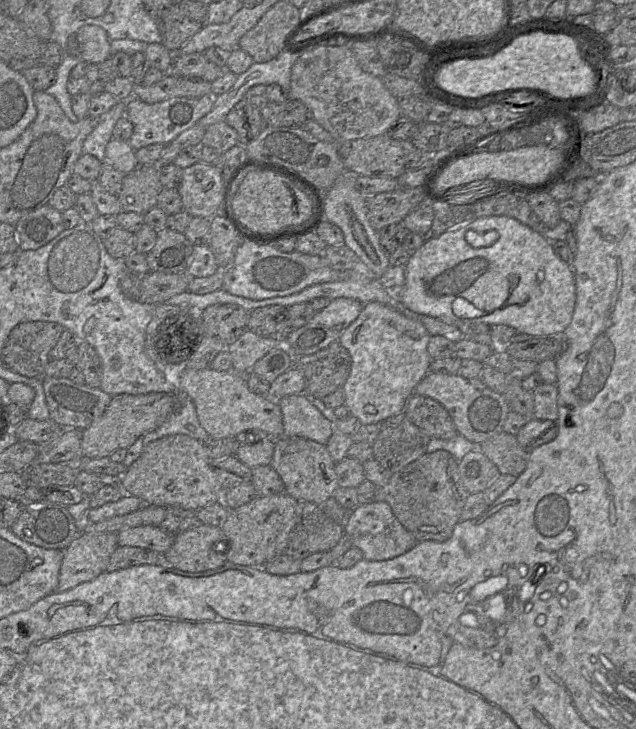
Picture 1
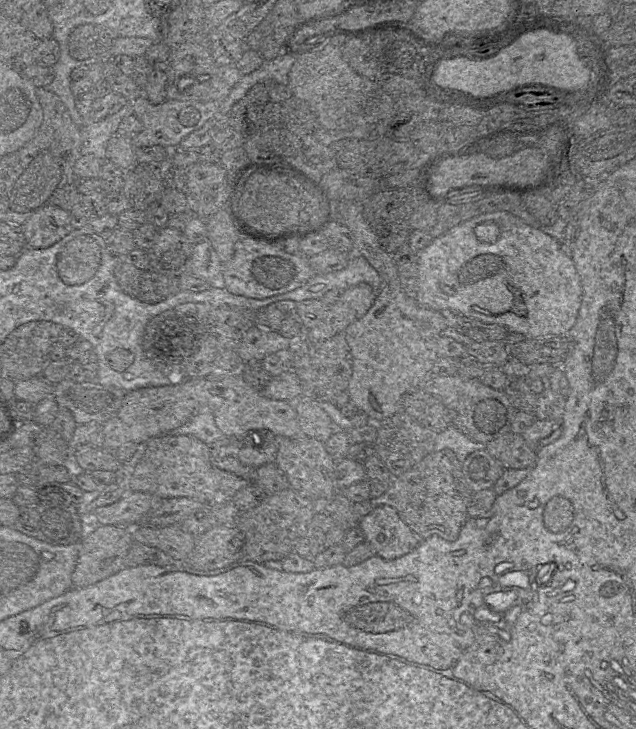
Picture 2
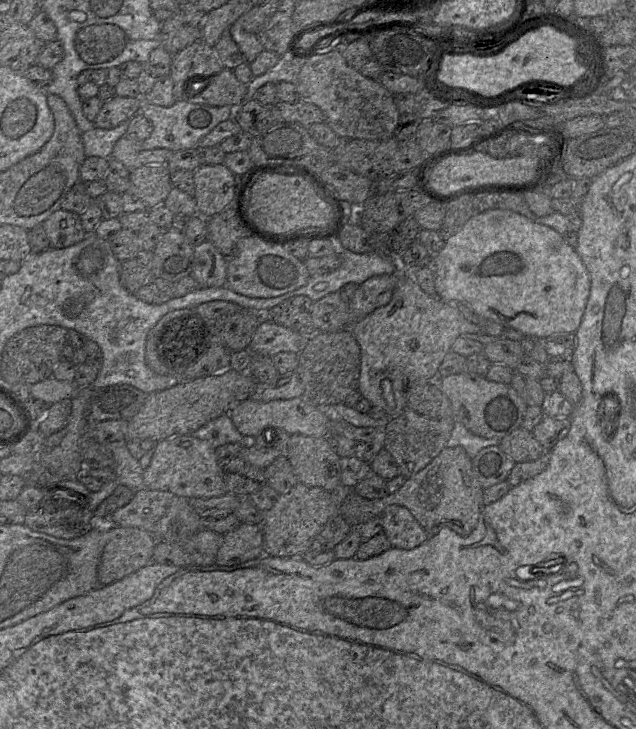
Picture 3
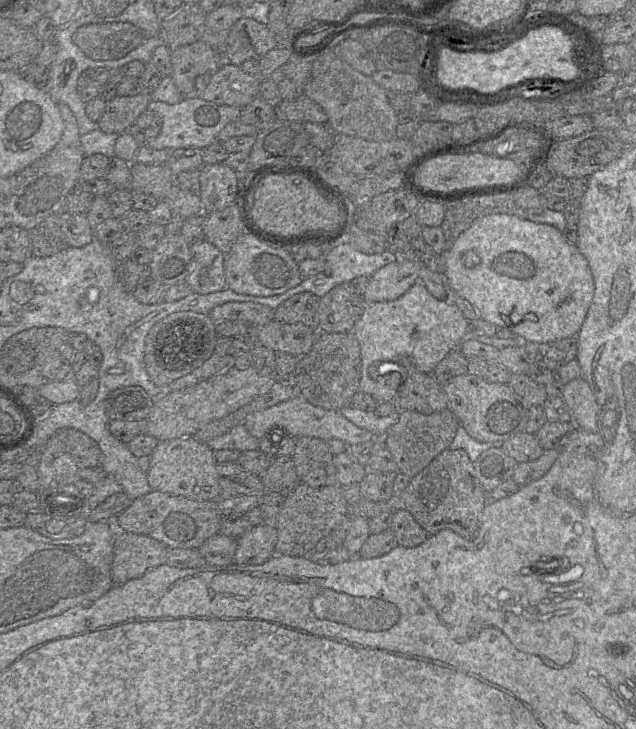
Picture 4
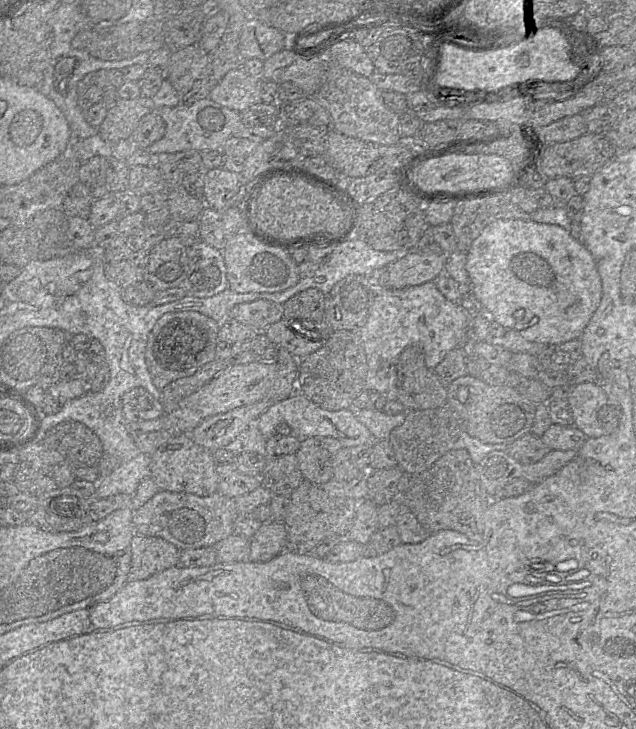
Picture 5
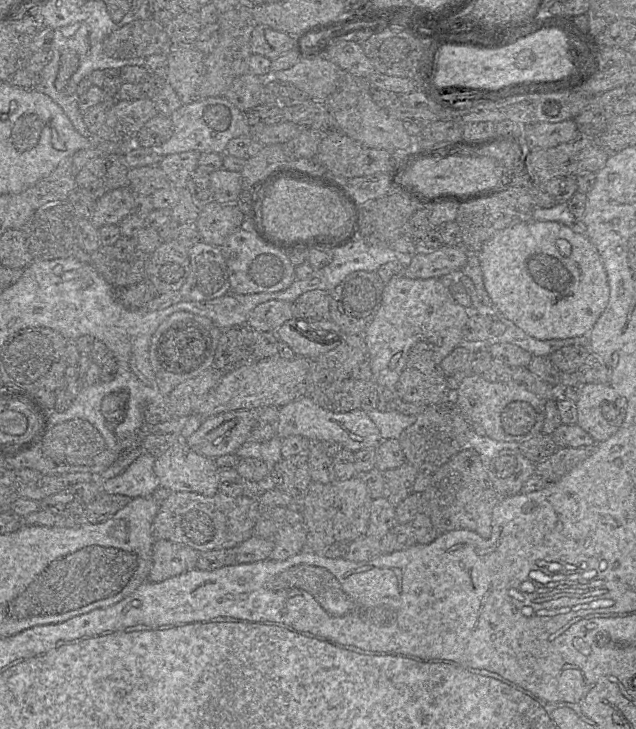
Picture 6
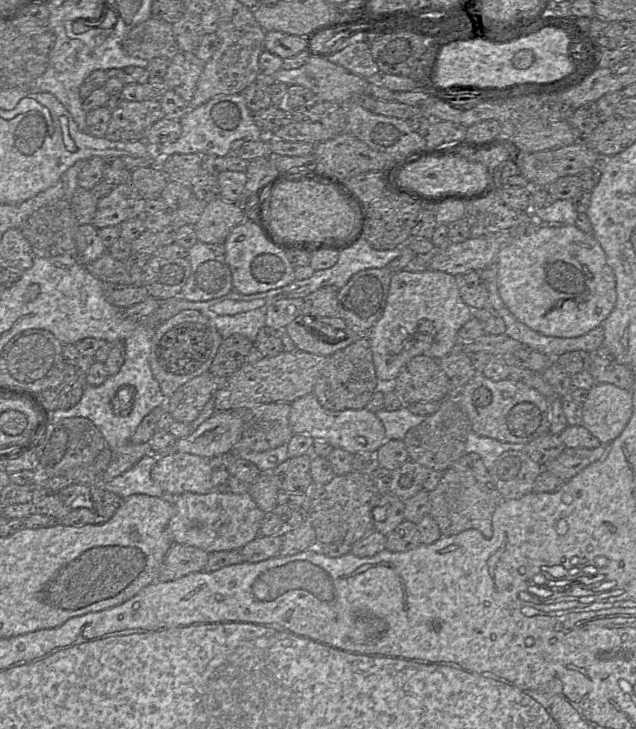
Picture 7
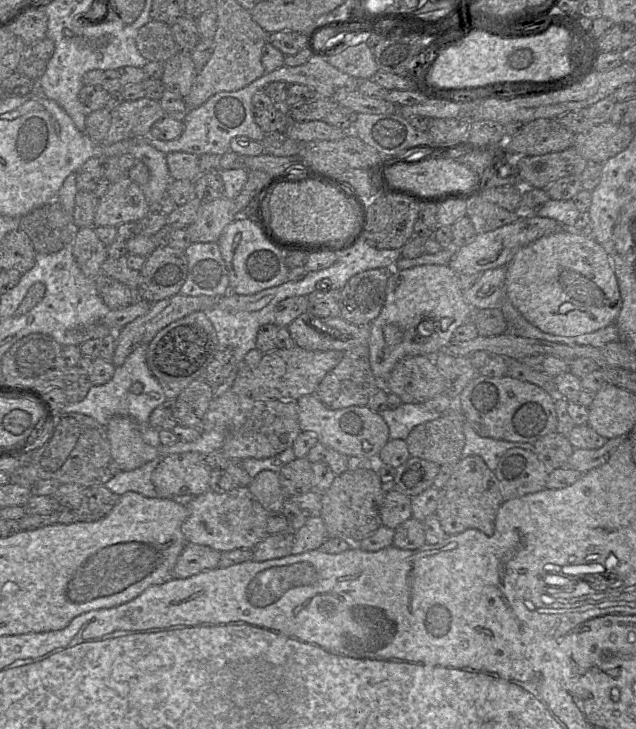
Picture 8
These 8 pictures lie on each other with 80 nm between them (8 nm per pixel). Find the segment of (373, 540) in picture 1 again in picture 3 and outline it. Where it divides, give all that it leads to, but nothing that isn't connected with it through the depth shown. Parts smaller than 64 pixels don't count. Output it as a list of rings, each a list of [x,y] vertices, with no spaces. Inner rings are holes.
[[[390,506],[380,517],[383,524],[382,533],[386,535],[392,548],[414,549],[429,538],[423,527],[403,506]]]

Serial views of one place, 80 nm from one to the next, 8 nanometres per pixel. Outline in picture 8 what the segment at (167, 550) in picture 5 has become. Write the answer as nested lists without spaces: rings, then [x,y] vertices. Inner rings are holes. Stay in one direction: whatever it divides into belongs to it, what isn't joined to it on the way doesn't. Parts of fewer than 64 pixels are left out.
[[[187,543],[178,557],[171,578],[182,579],[218,567],[221,552],[207,546]]]

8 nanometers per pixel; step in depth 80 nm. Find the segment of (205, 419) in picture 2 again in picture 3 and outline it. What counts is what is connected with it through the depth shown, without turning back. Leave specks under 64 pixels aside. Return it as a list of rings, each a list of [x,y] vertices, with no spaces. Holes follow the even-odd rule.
[[[223,414],[198,429],[193,434],[196,438],[208,442],[217,448],[224,444],[249,444],[250,441],[237,430],[229,414]]]

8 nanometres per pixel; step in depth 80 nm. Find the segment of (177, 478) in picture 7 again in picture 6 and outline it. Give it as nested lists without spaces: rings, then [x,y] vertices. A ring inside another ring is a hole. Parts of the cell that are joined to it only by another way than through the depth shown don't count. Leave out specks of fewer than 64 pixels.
[[[182,439],[156,458],[154,474],[159,486],[171,492],[213,496],[218,492],[219,468],[215,459],[192,450]]]

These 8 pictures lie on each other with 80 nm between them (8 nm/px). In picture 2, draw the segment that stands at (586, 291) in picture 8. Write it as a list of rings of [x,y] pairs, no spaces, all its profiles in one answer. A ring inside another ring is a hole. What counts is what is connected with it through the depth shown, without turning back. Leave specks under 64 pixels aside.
[[[492,212],[478,215],[453,227],[444,235],[433,238],[430,245],[418,254],[417,269],[418,286],[416,300],[421,305],[435,311],[452,312],[466,318],[481,321],[485,324],[497,324],[505,327],[508,332],[524,335],[526,339],[568,335],[568,332],[576,322],[582,299],[580,276],[571,256],[561,250],[560,244],[556,239],[545,234],[540,229],[529,226],[523,220],[509,212]]]

